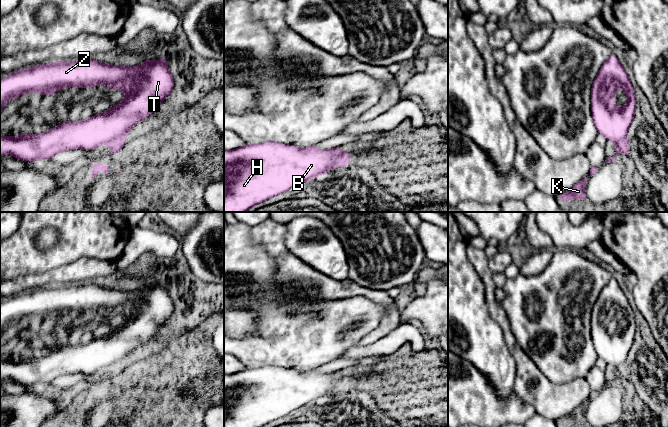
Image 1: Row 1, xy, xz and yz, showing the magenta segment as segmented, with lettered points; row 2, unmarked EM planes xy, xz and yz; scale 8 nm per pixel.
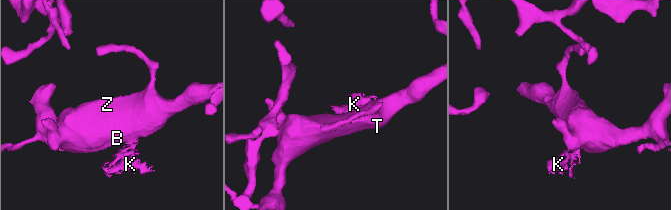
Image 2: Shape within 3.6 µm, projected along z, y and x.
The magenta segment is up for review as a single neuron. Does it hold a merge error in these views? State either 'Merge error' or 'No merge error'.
Merge error

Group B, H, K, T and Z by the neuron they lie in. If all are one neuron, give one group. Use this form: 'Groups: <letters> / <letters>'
Groups: B H T Z / K

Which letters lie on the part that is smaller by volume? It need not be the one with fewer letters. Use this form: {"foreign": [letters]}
{"foreign": ["K"]}

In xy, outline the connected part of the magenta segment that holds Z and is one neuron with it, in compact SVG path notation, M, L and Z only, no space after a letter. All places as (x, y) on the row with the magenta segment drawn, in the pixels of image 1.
M166 56L161 60L147 59L138 66L116 66L92 59L51 62L20 69L10 73L8 78L0 80L0 112L11 98L17 98L26 92L43 93L46 97L50 97L52 93L67 87L82 89L89 86L97 87L102 83L106 84L111 91L121 90L124 93L124 100L102 114L93 115L88 120L67 120L41 134L22 133L17 136L0 134L0 154L12 155L20 161L51 159L65 150L89 151L118 136L125 138L140 120L145 120L155 111L158 105L168 97L174 86L173 74L166 64Z

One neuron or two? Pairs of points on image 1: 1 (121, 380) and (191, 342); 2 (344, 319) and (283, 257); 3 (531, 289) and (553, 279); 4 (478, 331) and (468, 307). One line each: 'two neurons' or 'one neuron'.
1: one neuron
2: two neurons
3: one neuron
4: one neuron

